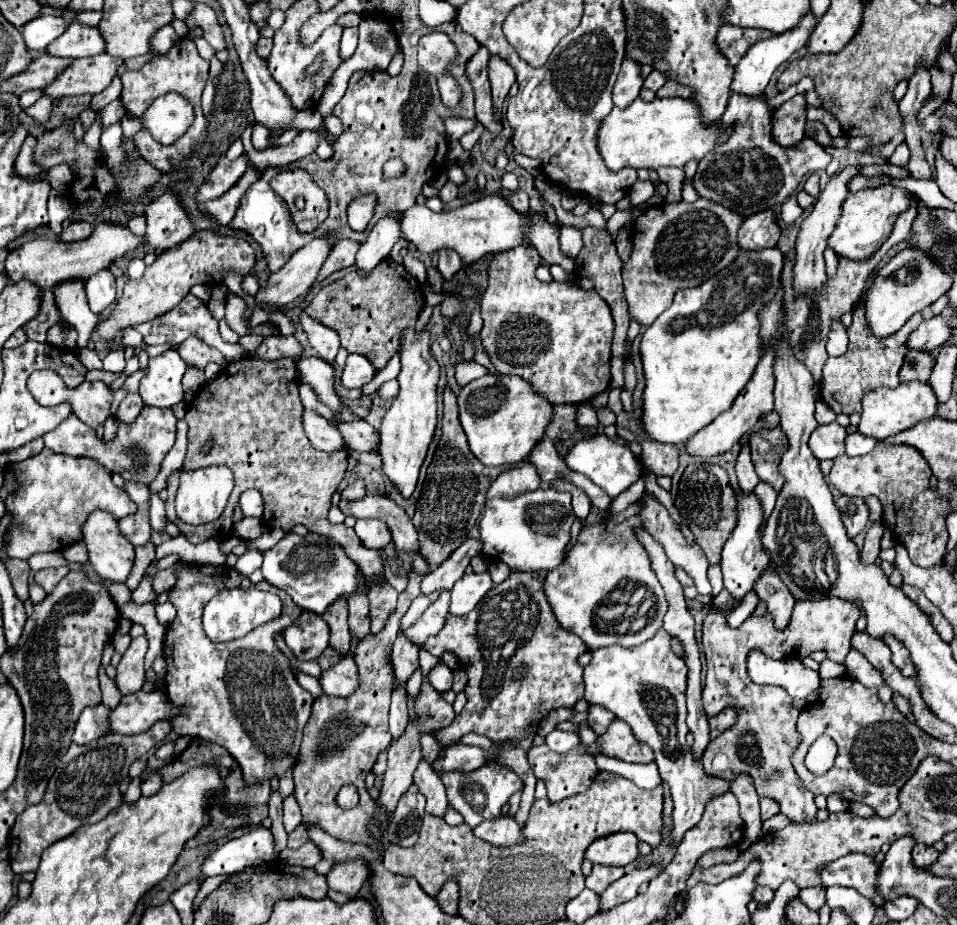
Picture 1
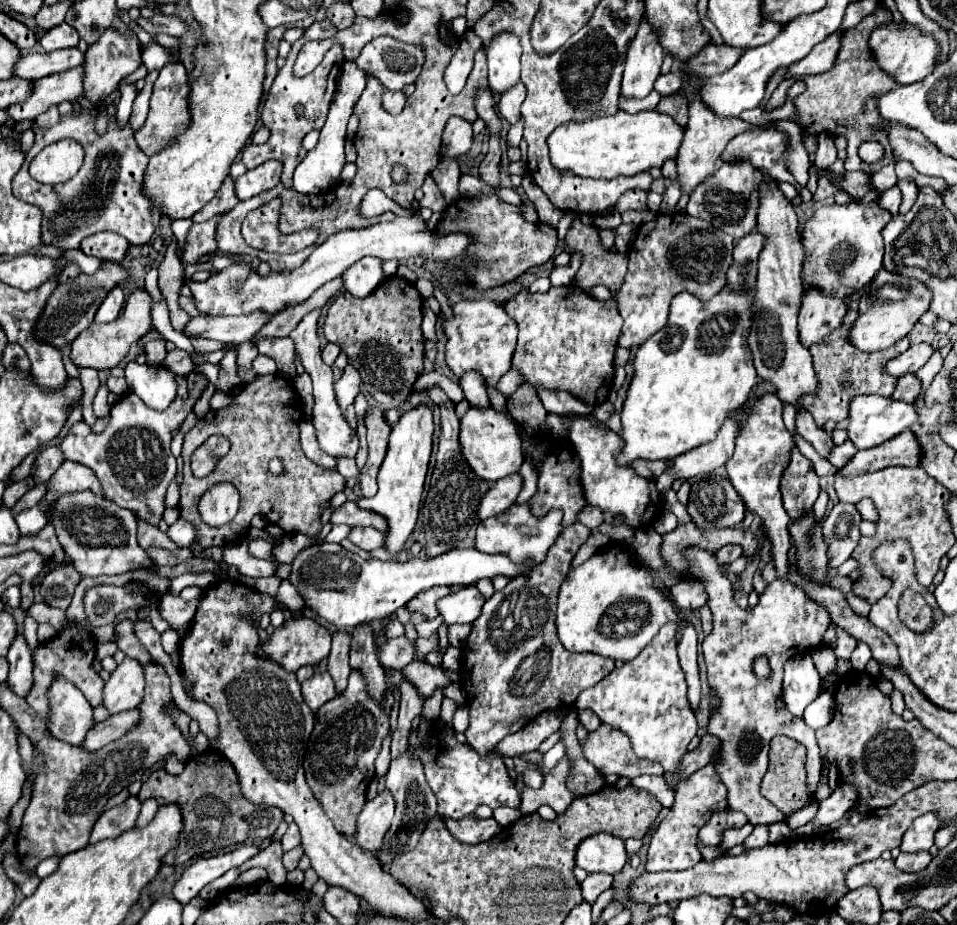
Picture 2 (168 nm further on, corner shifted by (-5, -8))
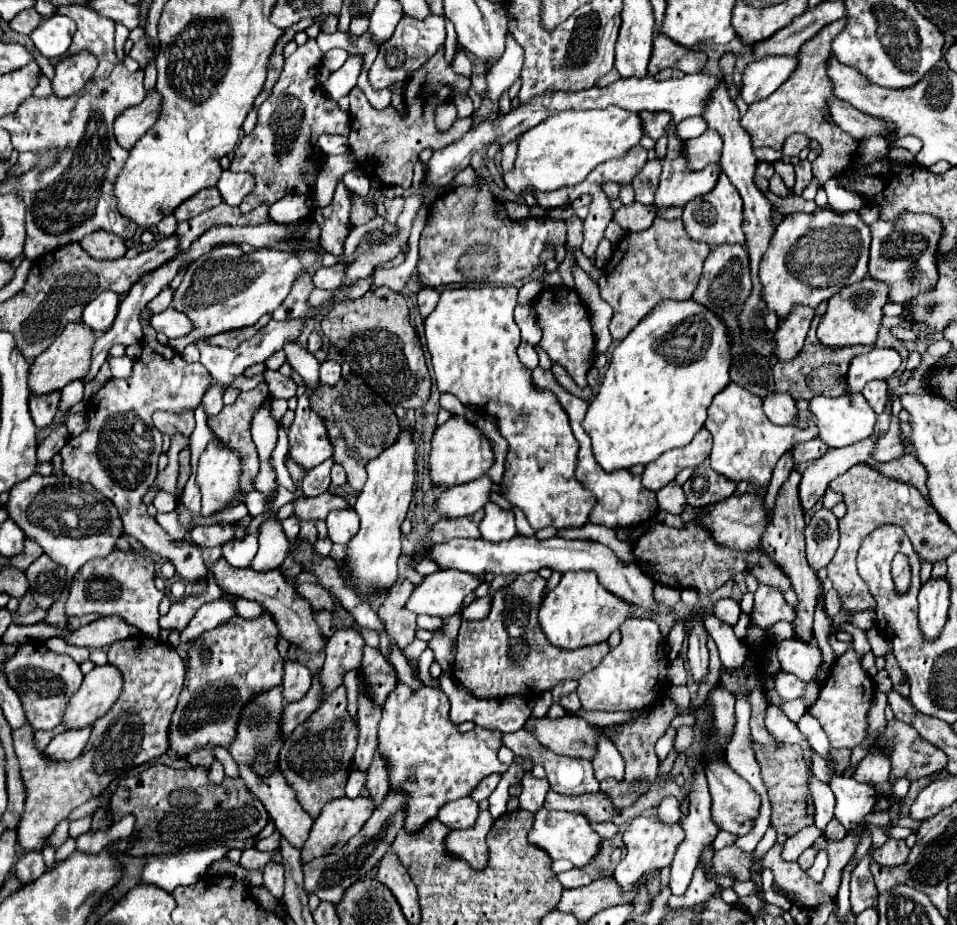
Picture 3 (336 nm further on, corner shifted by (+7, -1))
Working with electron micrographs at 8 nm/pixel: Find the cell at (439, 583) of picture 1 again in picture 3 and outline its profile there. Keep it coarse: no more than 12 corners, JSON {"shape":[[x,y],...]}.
{"shape":[[404,579],[378,607],[390,643],[404,649],[416,639],[416,615],[406,609],[414,583]]}

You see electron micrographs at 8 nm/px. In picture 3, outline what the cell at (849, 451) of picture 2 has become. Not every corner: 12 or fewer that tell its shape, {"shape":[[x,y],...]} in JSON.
{"shape":[[822,439],[792,447],[794,461],[816,461],[830,447]]}

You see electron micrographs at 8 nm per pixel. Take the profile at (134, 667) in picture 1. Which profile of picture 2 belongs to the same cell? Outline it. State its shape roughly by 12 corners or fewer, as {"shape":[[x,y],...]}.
{"shape":[[124,660],[104,684],[110,714],[136,708],[144,696],[138,660]]}

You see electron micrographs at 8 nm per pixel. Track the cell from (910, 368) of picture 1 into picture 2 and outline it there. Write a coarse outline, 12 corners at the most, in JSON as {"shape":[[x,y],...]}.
{"shape":[[914,374],[898,378],[890,398],[914,402],[920,380]]}

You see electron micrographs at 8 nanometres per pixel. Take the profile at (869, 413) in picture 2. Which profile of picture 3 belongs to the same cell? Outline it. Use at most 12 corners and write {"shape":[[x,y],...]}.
{"shape":[[862,393],[818,395],[820,439],[846,447],[870,437],[878,415]]}

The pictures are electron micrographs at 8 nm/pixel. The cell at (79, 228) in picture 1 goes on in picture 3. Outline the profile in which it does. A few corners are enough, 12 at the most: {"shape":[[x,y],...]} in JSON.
{"shape":[[94,231],[80,241],[94,259],[118,259],[126,253],[122,237]]}

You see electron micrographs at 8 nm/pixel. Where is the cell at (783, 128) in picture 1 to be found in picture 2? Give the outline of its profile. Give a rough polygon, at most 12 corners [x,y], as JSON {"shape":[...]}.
{"shape":[[772,128],[734,136],[722,162],[750,160],[800,192],[786,170],[786,134]]}

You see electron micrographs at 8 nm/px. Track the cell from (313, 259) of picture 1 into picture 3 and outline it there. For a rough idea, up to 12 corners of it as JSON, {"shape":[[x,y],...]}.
{"shape":[[174,307],[152,317],[154,331],[168,339],[188,335],[194,325]]}

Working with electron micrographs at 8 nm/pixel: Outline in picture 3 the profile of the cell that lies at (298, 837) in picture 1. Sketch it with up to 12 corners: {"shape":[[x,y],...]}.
{"shape":[[276,861],[264,867],[266,889],[280,899],[284,867]]}

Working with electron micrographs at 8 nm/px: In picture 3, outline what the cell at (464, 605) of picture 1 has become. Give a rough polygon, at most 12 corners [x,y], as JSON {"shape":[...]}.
{"shape":[[438,571],[416,585],[406,607],[450,617],[478,577]]}

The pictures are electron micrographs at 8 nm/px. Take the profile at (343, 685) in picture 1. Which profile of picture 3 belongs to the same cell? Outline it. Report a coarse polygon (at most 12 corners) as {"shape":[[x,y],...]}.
{"shape":[[298,661],[284,663],[282,685],[288,703],[300,701],[312,671]]}

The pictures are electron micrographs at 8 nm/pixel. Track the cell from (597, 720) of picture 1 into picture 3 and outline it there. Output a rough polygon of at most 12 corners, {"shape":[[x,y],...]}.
{"shape":[[576,693],[562,697],[560,705],[570,713],[582,709]]}

